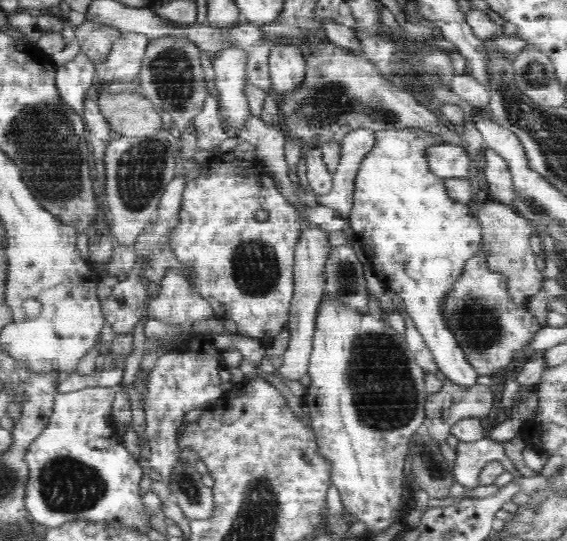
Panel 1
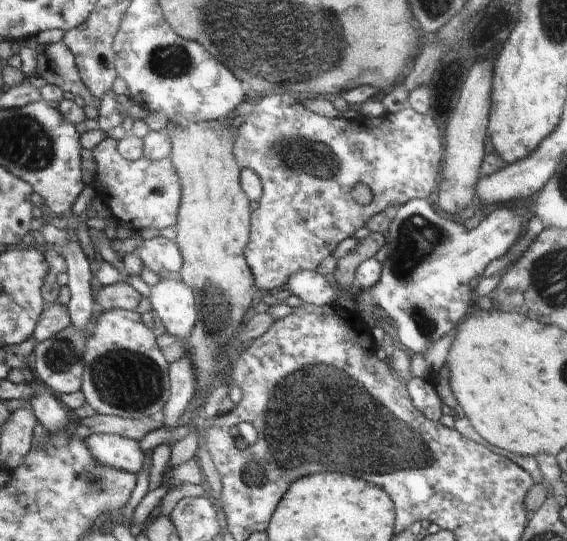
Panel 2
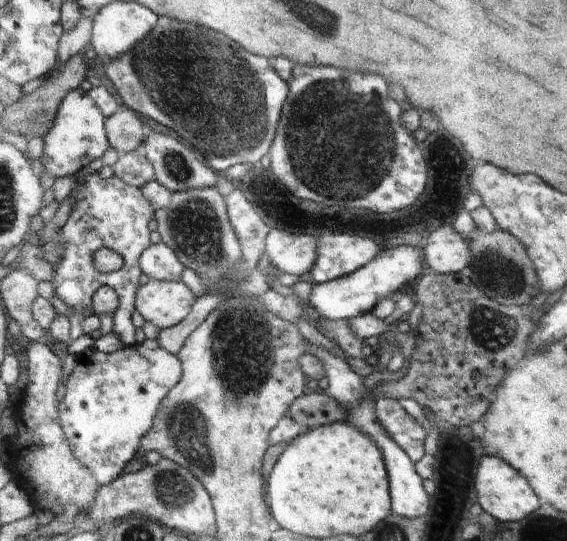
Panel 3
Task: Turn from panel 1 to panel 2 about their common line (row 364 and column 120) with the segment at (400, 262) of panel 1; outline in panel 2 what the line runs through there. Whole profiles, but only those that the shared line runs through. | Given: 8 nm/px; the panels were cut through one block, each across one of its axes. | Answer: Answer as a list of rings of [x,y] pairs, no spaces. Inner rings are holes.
[[[92,434],[88,439],[98,460],[106,466],[118,466],[120,470],[140,474],[144,470],[147,452],[142,451],[140,442],[118,434]]]

